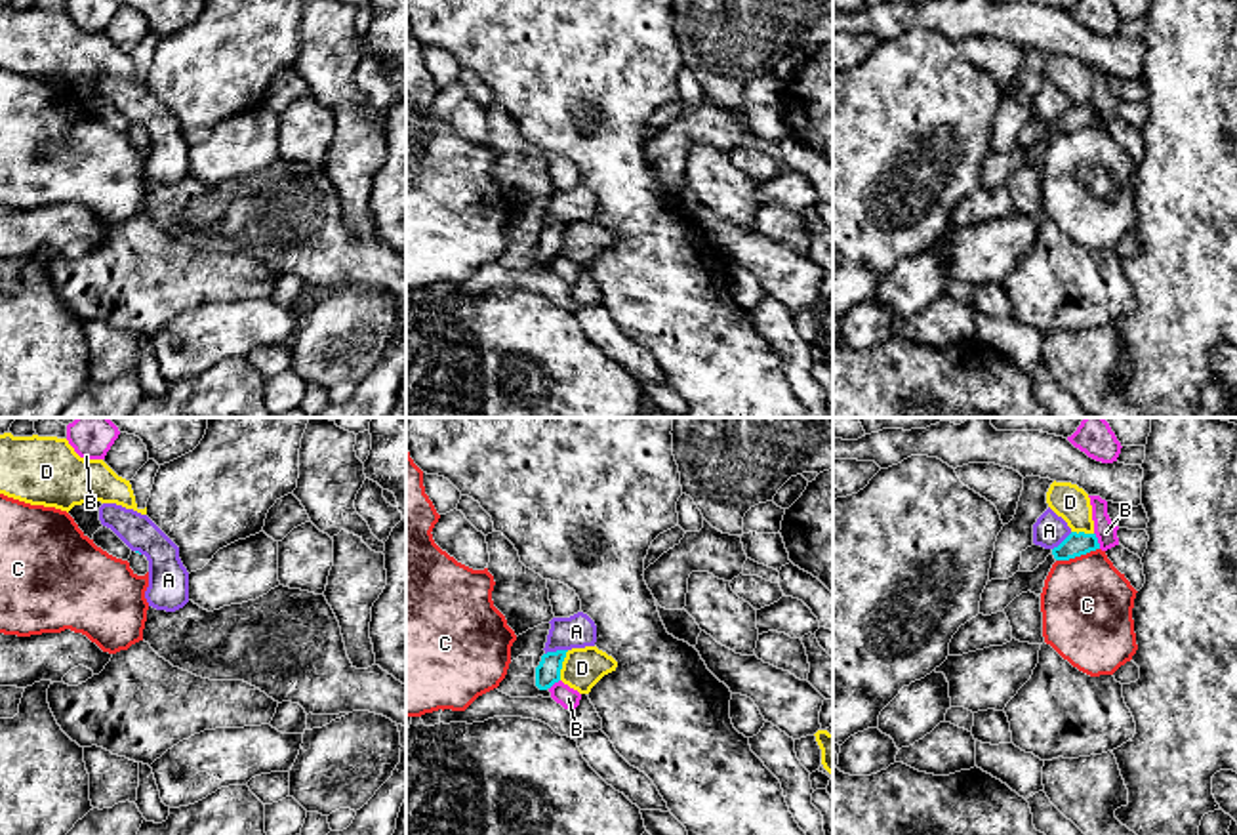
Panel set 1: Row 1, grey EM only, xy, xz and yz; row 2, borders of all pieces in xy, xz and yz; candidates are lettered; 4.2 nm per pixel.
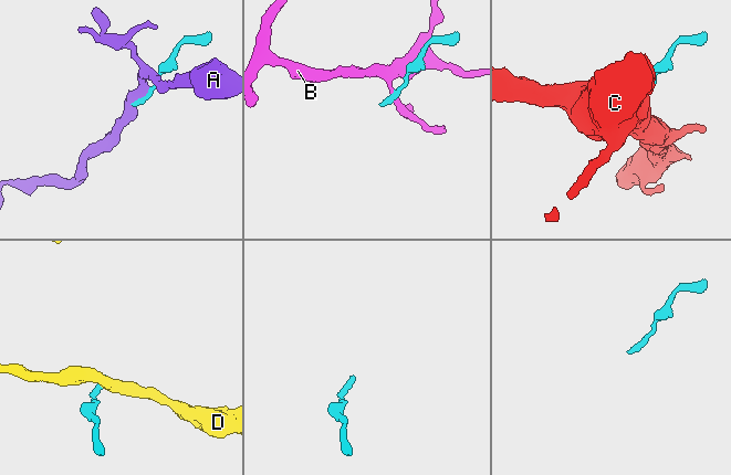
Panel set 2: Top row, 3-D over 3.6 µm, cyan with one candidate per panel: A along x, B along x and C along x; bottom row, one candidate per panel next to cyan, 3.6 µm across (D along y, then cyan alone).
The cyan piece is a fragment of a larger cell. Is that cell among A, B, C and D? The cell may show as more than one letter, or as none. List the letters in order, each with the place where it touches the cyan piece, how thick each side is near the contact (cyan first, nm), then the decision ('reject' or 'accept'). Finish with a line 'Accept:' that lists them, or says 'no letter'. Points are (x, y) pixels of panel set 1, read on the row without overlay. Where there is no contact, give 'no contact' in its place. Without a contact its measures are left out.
A: xz (557, 224) | 100/140 nm | reject
B: yz (1096, 113) | 100/90 nm | reject
C: yz (1077, 128) | 100/380 nm | reject
D: xz (561, 239) | 100/170 nm | reject
Accept: no letter

